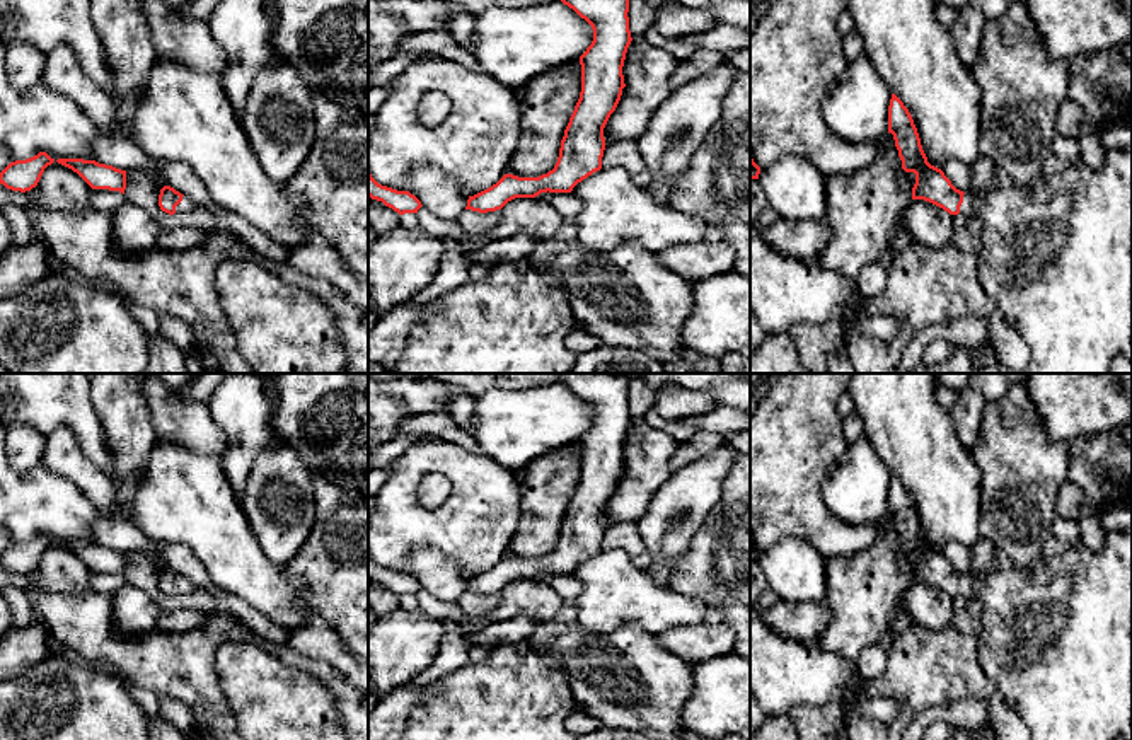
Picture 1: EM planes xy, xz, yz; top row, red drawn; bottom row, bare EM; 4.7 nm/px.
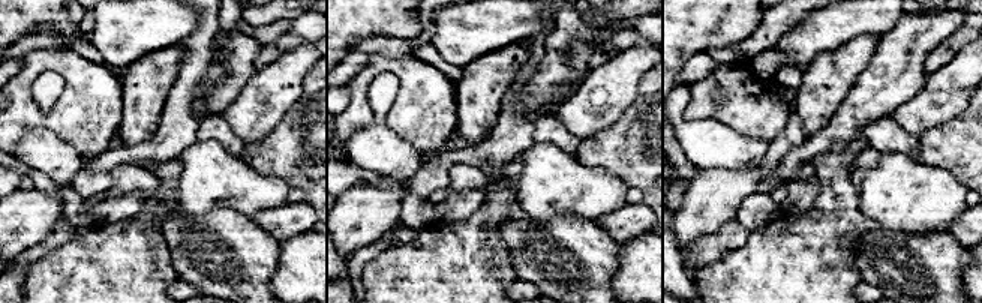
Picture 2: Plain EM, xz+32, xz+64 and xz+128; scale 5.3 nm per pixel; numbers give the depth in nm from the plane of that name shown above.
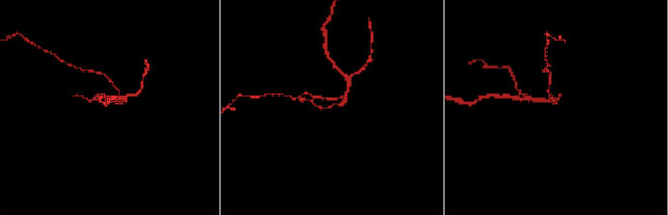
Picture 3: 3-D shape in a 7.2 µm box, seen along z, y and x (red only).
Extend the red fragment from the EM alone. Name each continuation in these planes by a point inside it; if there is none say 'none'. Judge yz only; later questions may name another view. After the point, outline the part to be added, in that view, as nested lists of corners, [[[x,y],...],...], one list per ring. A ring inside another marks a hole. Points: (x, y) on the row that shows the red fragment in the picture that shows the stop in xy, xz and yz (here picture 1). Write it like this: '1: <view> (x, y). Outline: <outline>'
1: yz (1056, 261). Outline: [[[1106,148],[1105,164],[1100,171],[1079,162],[1062,172],[1045,174],[1030,188],[1013,184],[985,193],[967,191],[960,213],[967,218],[979,217],[984,223],[982,249],[977,256],[979,280],[994,307],[1008,324],[1018,329],[1031,351],[1023,373],[1112,373],[1117,356],[1132,358],[1132,148]]]

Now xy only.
1: xy (186, 205). Outline: [[[182,196],[182,201],[176,206],[176,213],[188,213],[196,208],[198,208],[198,205],[193,199],[189,199],[188,196]]]

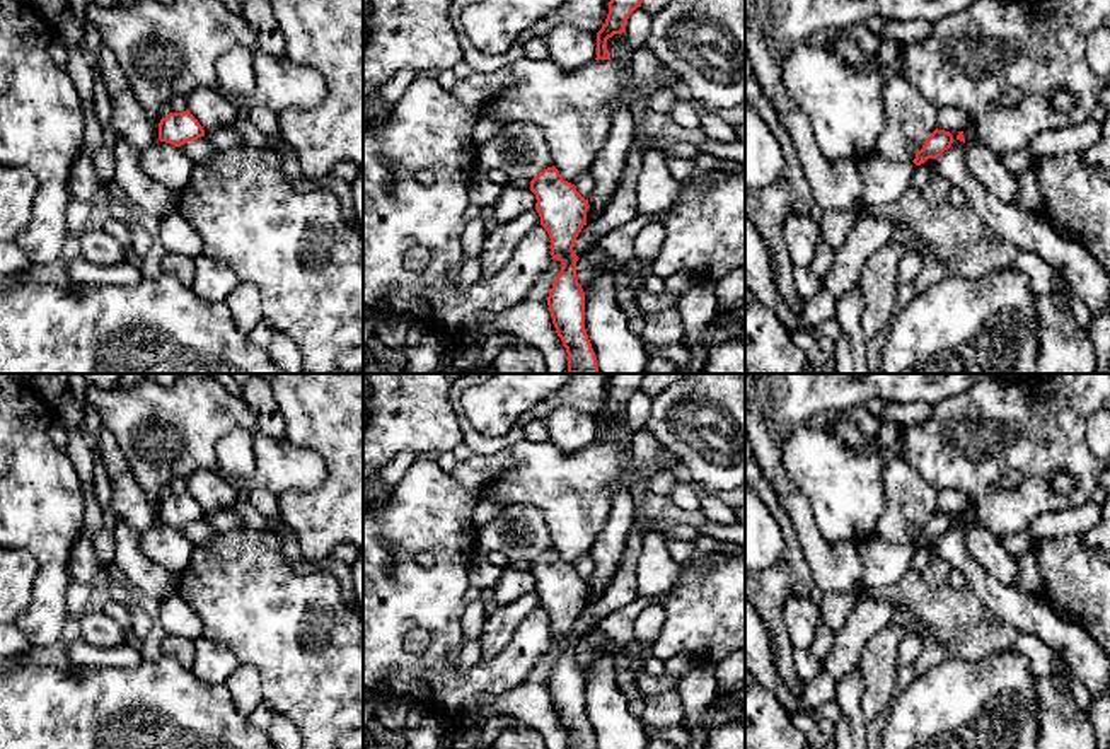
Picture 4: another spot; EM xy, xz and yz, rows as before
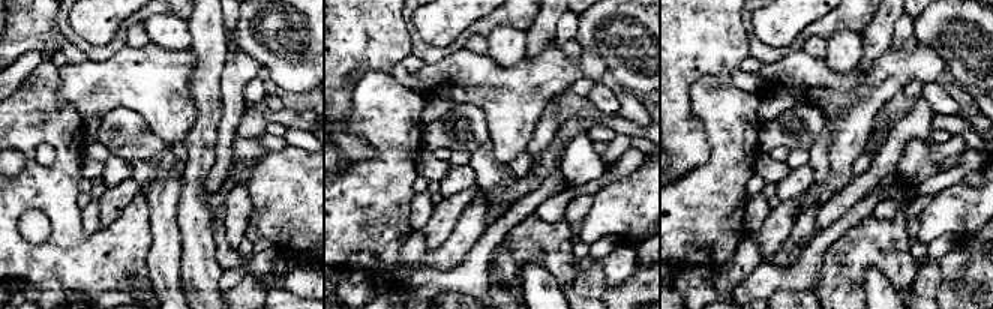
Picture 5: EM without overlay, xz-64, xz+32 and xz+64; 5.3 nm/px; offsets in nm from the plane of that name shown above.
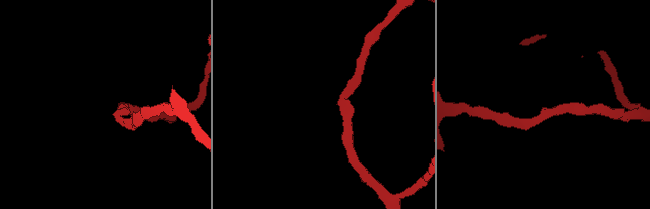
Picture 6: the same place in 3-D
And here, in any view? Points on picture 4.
none

